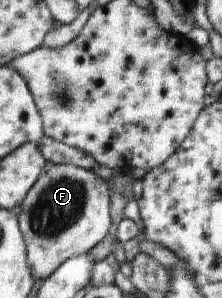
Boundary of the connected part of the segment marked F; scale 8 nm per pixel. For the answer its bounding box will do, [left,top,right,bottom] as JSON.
[21,164,114,279]

